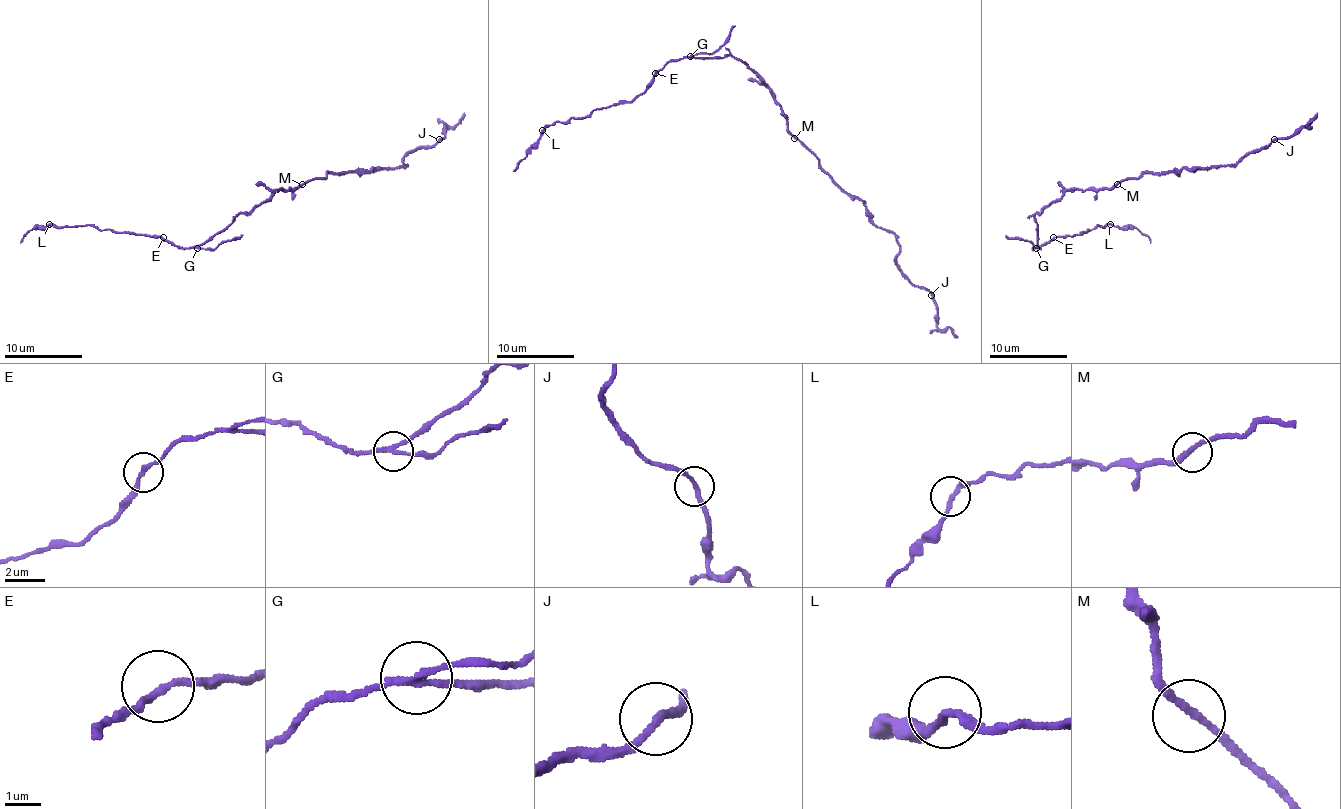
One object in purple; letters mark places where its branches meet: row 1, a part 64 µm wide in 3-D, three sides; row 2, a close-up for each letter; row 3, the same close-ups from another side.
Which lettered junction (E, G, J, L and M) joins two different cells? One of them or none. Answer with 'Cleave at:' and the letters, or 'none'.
Cleave at: G

